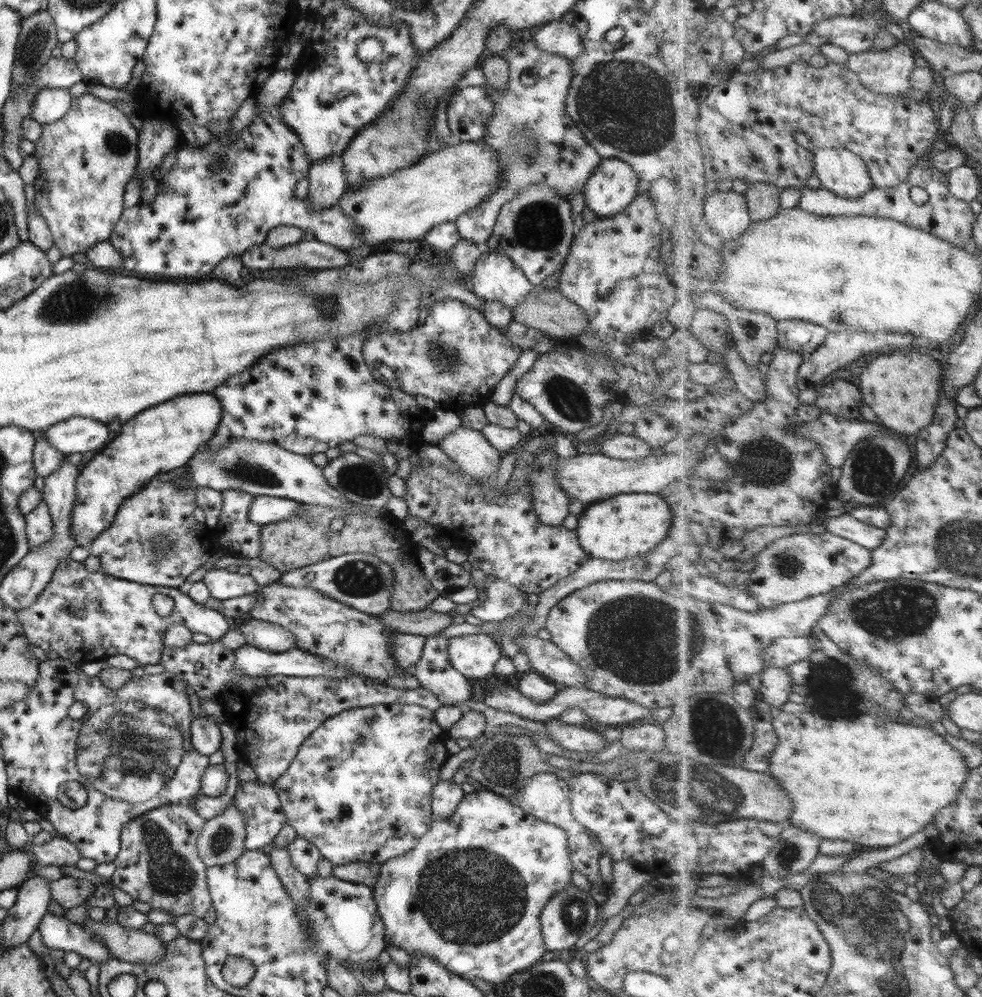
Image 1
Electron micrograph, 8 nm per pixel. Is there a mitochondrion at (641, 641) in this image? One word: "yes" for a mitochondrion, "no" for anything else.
yes

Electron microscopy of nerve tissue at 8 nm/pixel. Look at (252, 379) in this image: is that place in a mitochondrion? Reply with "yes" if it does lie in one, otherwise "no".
no

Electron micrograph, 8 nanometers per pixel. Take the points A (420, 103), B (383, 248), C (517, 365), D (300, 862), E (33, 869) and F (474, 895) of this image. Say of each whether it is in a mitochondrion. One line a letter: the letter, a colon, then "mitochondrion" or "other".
A: mitochondrion
B: other
C: other
D: other
E: other
F: mitochondrion

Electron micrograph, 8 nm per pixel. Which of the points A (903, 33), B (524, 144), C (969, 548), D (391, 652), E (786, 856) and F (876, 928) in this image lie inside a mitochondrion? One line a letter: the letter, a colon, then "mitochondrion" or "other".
A: other
B: mitochondrion
C: mitochondrion
D: other
E: mitochondrion
F: mitochondrion

